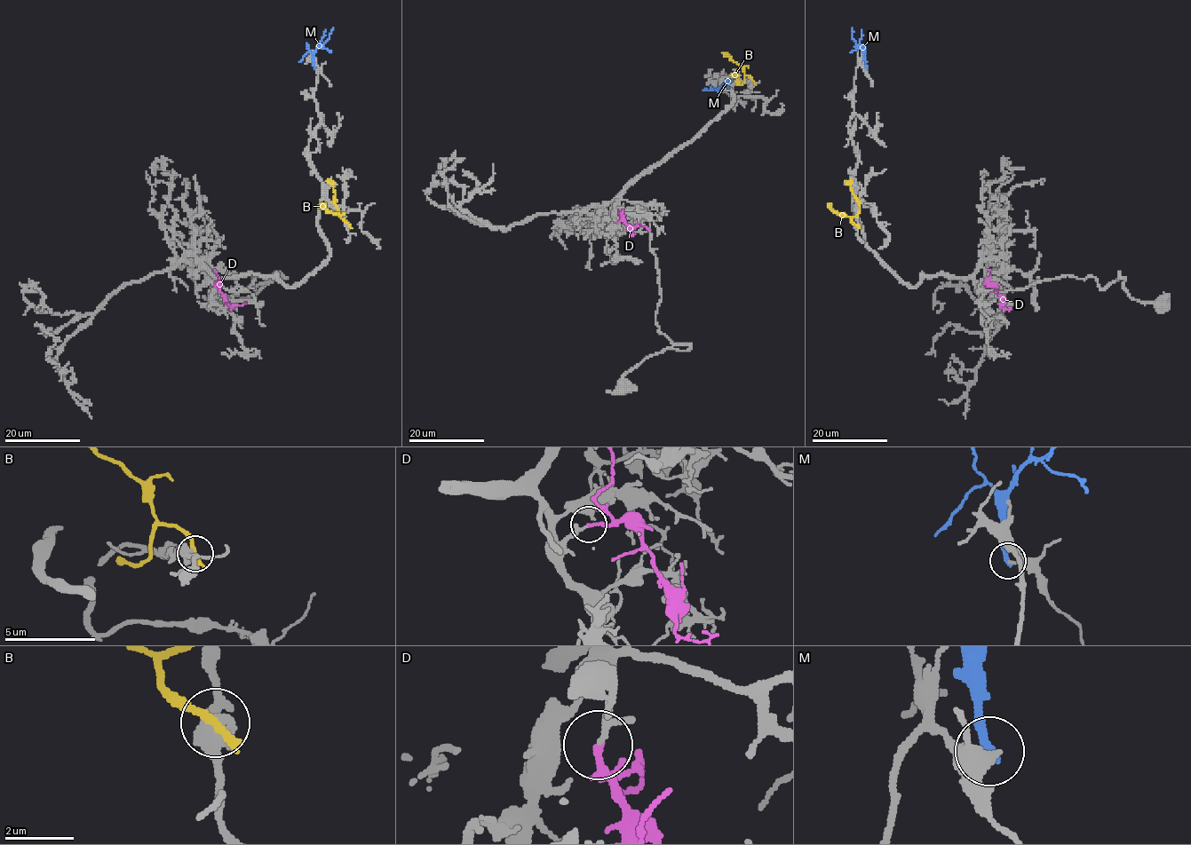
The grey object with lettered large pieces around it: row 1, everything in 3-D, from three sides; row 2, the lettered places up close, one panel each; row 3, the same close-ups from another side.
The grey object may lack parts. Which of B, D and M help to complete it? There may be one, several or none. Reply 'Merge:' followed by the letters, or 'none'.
Merge: D

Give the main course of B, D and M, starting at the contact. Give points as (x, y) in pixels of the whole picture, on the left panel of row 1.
B: (350, 225), (342, 218), (333, 187), (326, 180)
D: (214, 285), (218, 285), (227, 302), (240, 304), (247, 302)
M: (314, 67), (313, 53), (328, 39), (333, 28)

